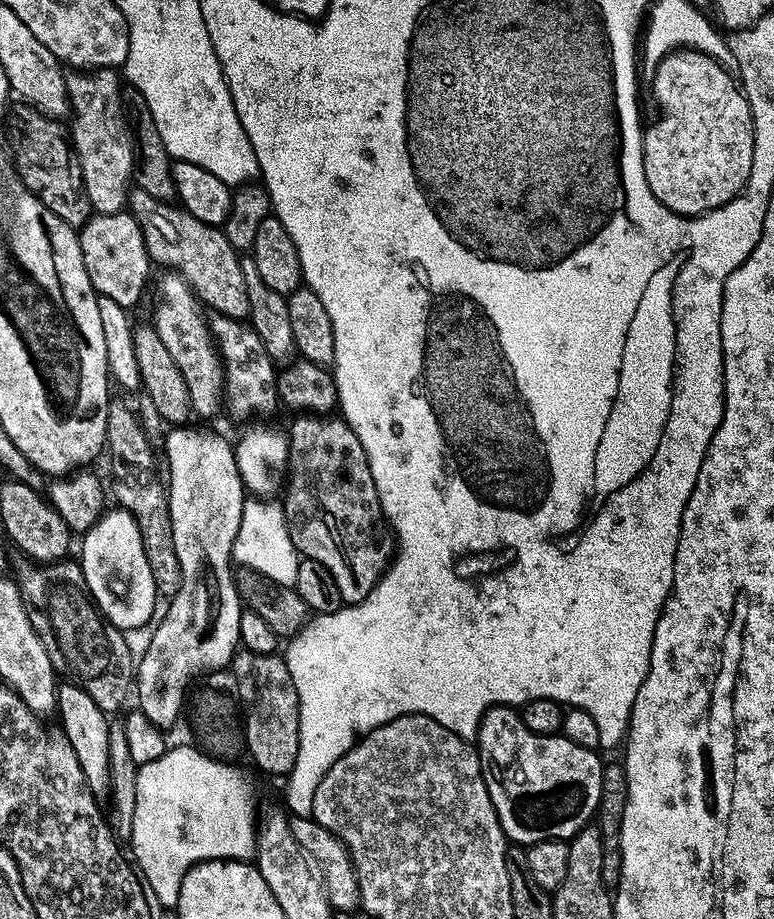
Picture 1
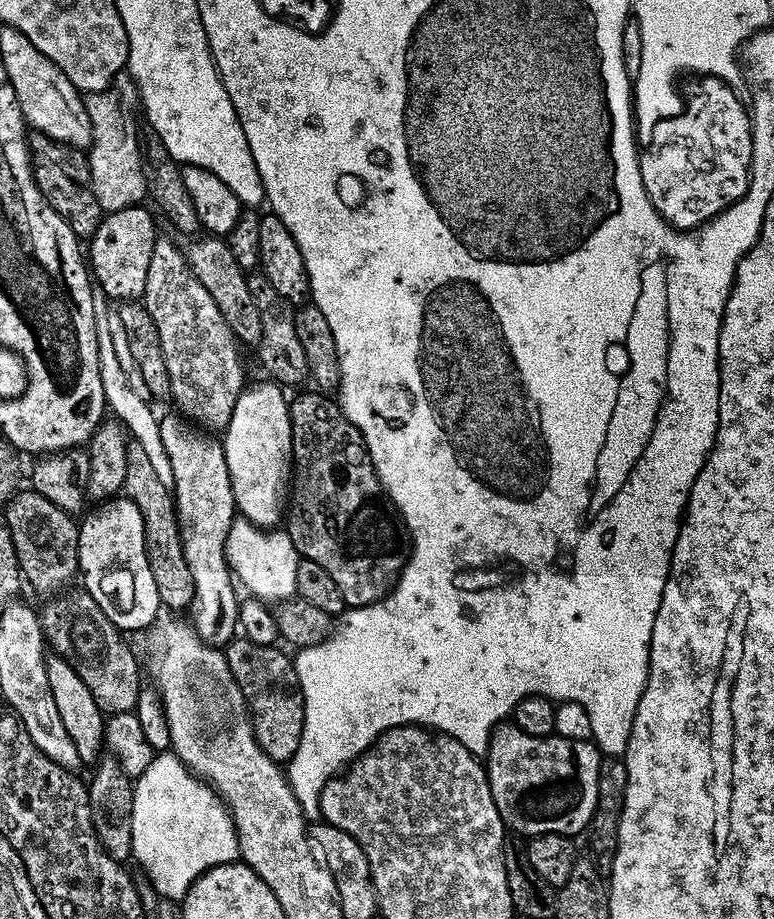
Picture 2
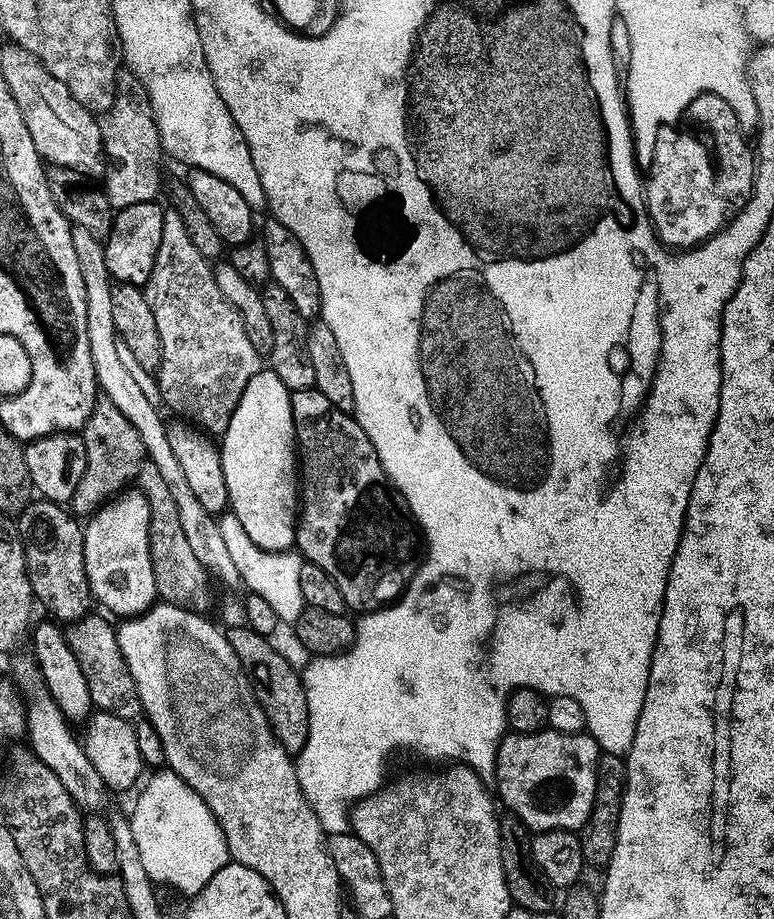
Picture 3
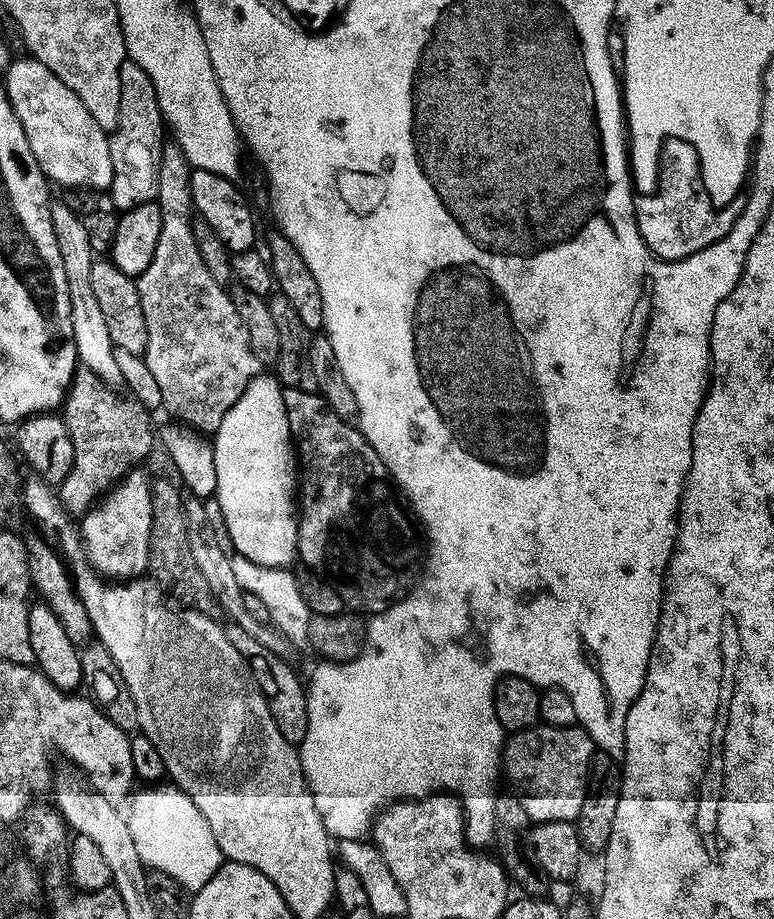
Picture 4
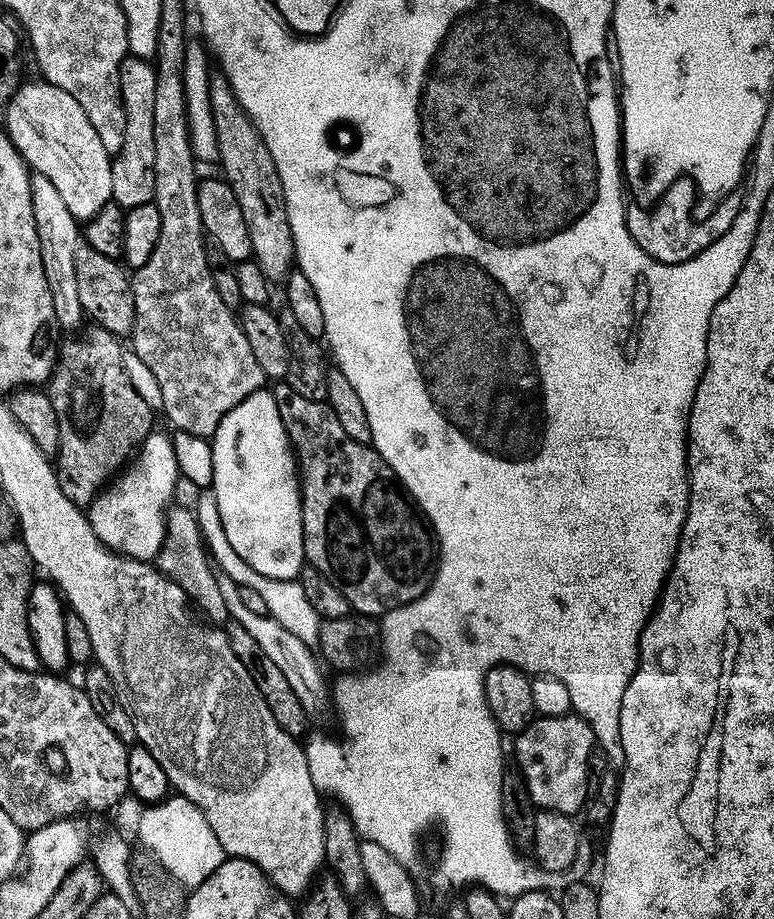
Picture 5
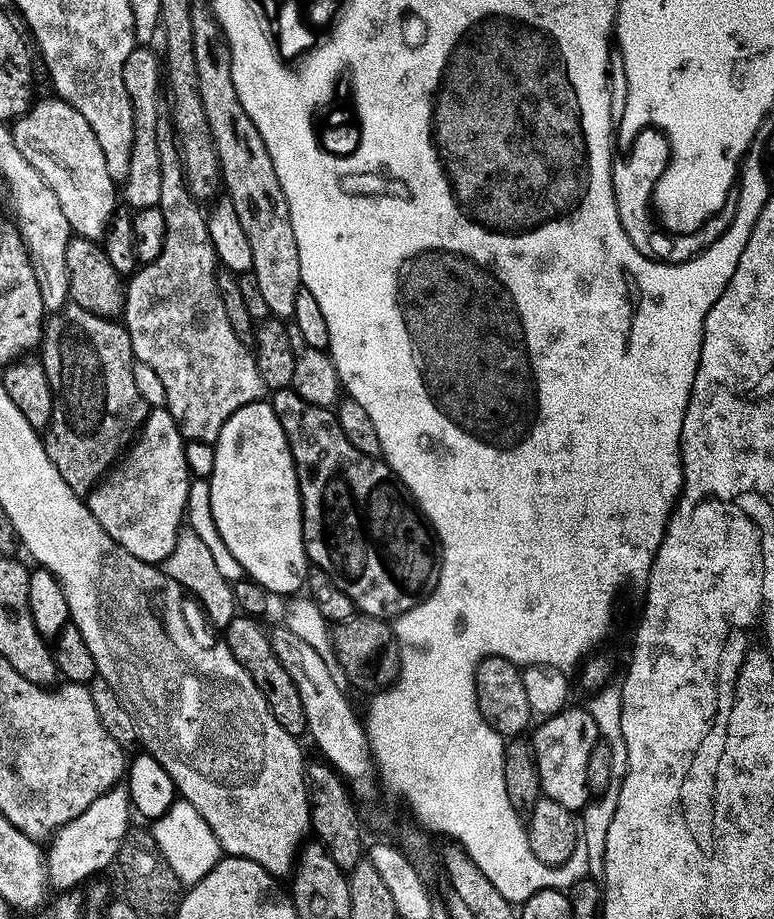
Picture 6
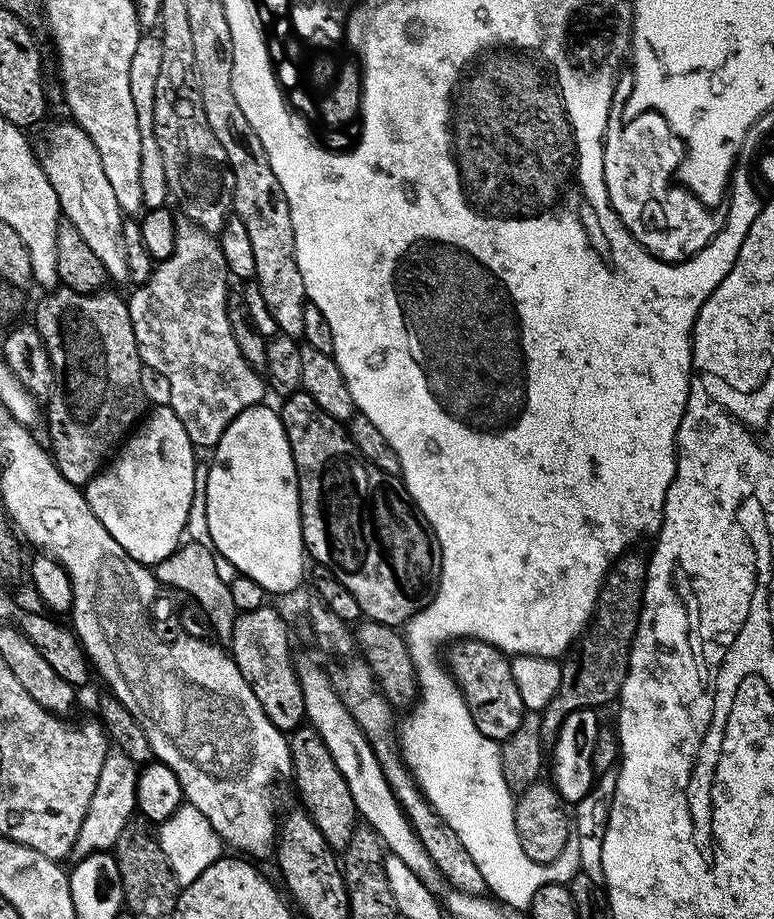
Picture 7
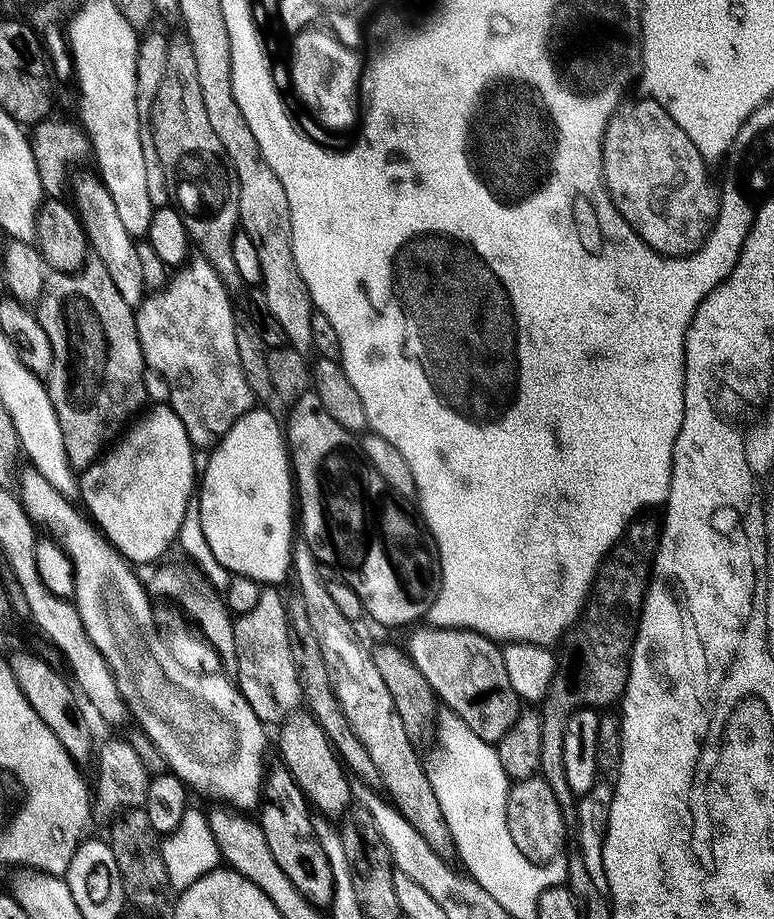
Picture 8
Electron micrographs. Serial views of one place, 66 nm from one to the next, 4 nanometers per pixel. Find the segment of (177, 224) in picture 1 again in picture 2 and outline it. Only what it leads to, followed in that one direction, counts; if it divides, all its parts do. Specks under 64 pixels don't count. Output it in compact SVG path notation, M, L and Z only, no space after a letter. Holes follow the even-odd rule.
M204 234L193 239L189 244L192 245L186 248L188 265L192 267L192 273L200 279L202 286L206 286L206 290L210 290L210 298L214 298L214 302L218 302L218 310L222 310L222 314L228 325L231 326L237 341L244 343L245 340L252 346L259 345L262 338L262 318L258 314L254 294L250 294L245 269L240 268L238 262L234 262L234 254L230 254L227 239Z

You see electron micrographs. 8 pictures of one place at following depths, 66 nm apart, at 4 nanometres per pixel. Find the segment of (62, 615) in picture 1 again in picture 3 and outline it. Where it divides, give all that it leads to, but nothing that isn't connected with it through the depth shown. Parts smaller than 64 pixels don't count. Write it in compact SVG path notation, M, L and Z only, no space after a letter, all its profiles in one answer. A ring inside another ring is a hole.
M87 614L80 620L73 620L67 625L66 635L82 674L86 674L86 686L90 686L90 698L93 705L101 712L128 714L137 707L136 683L130 678L130 670L122 658L122 650L116 641L116 628L95 614Z

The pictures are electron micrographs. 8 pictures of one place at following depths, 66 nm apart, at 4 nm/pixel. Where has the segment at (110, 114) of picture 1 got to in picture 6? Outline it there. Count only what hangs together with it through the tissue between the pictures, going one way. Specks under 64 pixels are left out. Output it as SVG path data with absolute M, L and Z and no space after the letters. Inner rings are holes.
M137 46L132 49L126 66L122 66L122 82L126 82L126 94L130 94L130 106L134 110L134 142L130 150L130 170L122 181L122 200L132 210L155 208L162 194L162 166L158 166L158 122L162 119L162 60L148 49Z

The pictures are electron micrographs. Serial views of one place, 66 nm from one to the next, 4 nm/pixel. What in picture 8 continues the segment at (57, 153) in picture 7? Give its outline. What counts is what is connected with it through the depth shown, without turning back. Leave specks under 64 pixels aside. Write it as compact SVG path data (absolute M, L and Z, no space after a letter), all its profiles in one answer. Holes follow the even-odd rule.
M95 175L84 176L76 184L74 206L80 223L84 225L84 232L88 235L91 251L106 266L114 286L118 286L118 294L122 294L127 304L139 306L146 295L142 280L142 262L138 262L137 241L128 233L126 226L122 226L118 210L114 210L114 198L110 198L103 182Z

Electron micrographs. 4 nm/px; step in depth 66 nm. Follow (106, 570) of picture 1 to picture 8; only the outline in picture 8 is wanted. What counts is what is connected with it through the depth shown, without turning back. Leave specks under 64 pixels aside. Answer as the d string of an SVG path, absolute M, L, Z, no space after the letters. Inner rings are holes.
M170 406L150 408L78 476L78 496L84 499L83 507L95 527L136 566L158 559L177 543L182 518L198 484L196 452L182 418Z

